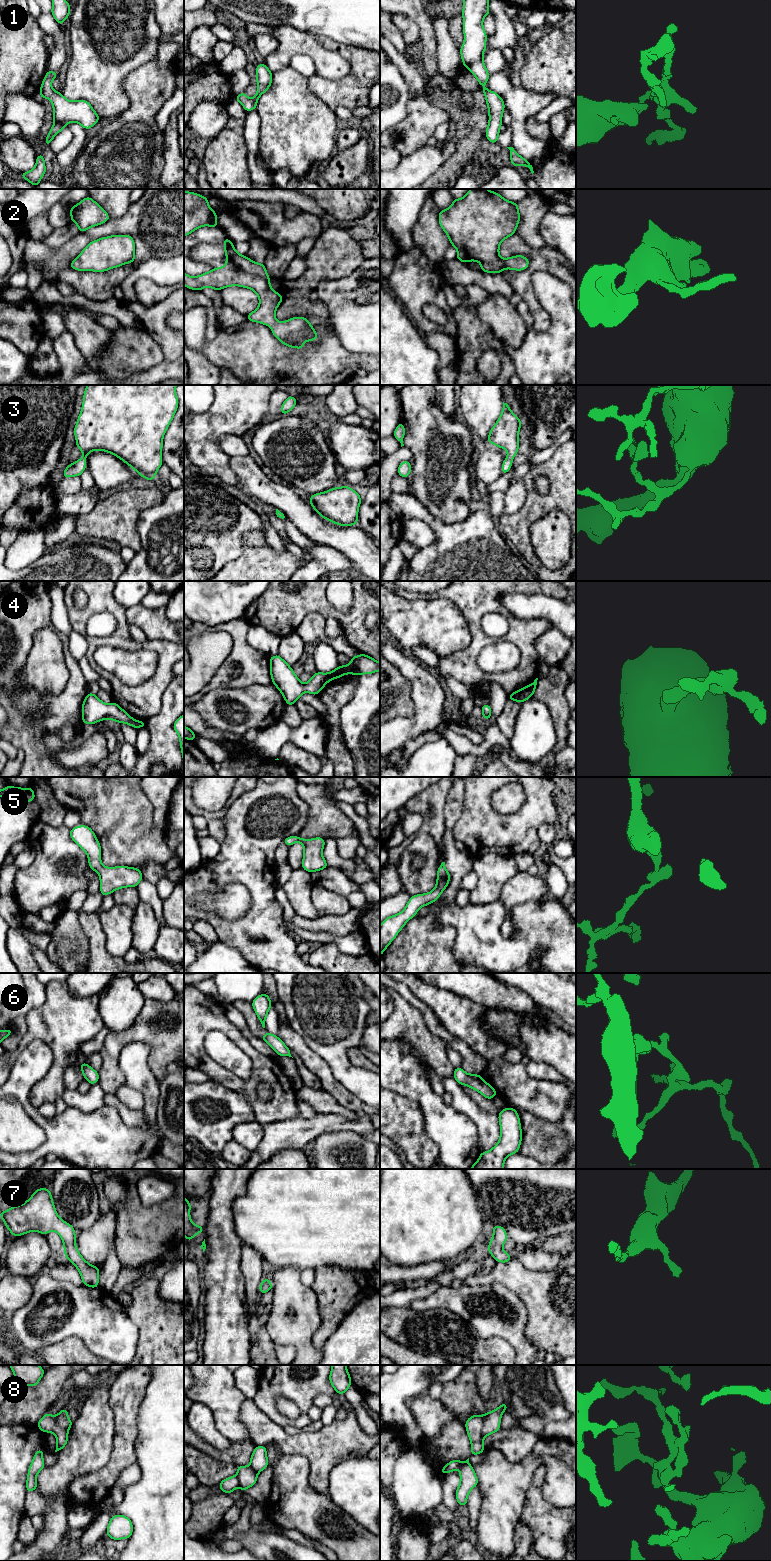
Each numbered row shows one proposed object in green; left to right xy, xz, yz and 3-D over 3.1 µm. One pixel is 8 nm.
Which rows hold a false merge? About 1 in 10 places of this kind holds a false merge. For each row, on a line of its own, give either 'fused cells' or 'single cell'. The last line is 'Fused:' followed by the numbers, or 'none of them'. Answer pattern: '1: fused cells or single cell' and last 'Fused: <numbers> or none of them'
1: single cell
2: single cell
3: single cell
4: single cell
5: single cell
6: single cell
7: single cell
8: single cell
Fused: none of them

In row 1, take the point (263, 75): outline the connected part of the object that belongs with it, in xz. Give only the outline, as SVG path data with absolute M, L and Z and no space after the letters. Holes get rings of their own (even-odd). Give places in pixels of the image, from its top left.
M266 64L256 66L257 93L253 98L248 98L245 92L240 93L235 100L240 102L245 111L255 110L260 96L266 92L272 84L272 72Z

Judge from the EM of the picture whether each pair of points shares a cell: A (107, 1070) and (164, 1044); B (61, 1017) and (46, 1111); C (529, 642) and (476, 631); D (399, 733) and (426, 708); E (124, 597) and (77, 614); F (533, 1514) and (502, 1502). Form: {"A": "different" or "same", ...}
{"A": "same", "B": "different", "C": "same", "D": "same", "E": "different", "F": "different"}

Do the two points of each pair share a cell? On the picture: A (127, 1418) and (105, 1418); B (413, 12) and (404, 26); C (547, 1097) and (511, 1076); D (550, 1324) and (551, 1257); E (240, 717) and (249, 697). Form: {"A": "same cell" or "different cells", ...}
{"A": "different cells", "B": "different cells", "C": "same cell", "D": "different cells", "E": "same cell"}

